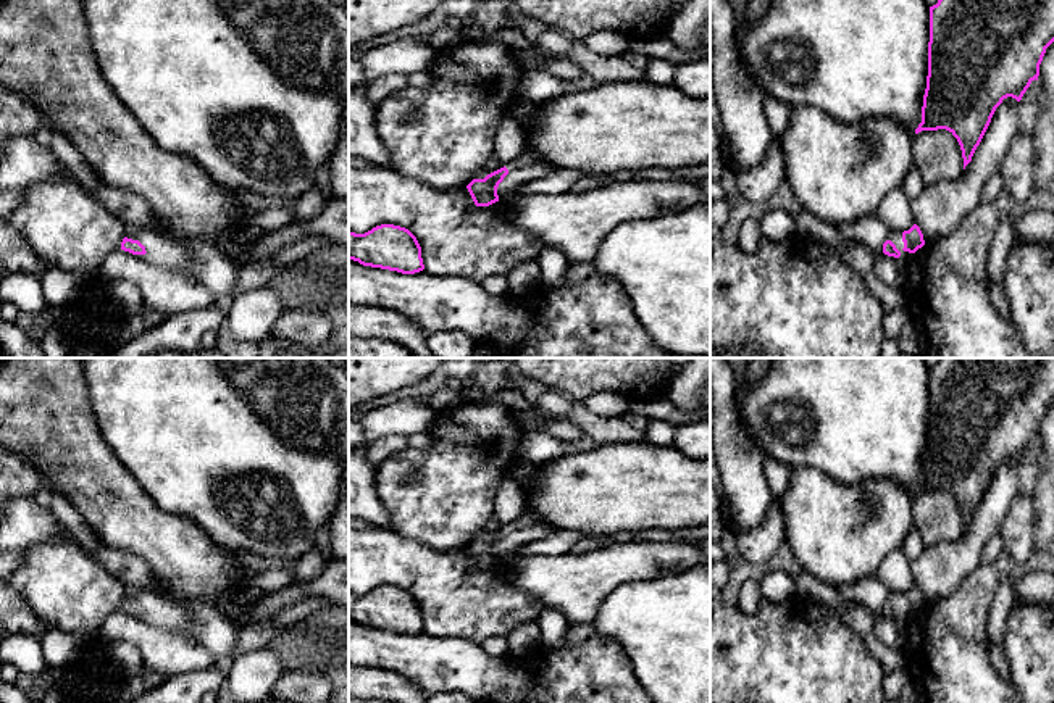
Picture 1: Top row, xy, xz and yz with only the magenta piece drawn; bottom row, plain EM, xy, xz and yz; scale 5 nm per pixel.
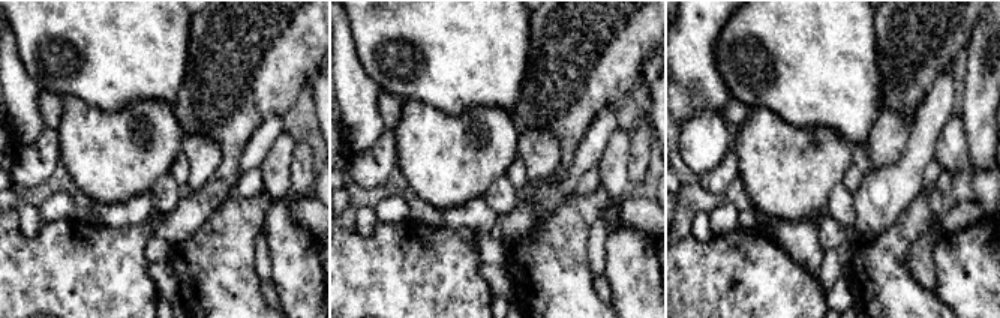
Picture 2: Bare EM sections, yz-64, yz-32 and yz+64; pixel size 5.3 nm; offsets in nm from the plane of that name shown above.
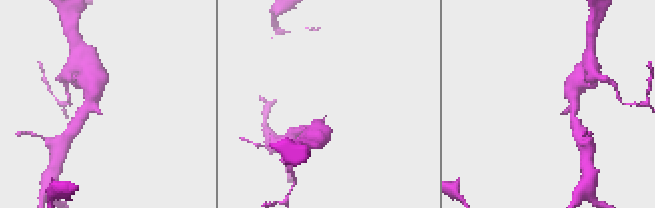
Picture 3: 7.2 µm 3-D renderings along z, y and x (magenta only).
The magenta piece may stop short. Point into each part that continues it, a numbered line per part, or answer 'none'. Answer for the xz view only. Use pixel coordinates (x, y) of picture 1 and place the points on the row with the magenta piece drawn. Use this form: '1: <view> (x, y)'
1: xz (528, 166)

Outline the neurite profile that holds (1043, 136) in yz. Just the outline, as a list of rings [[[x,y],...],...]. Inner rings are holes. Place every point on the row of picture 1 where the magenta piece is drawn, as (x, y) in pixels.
[[[1054,42],[1046,48],[1038,76],[1039,113],[1033,131],[1035,185],[1048,185],[1054,176]]]

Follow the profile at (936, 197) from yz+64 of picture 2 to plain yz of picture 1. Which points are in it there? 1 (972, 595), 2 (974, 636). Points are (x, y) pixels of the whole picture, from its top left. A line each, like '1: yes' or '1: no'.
1: no
2: no

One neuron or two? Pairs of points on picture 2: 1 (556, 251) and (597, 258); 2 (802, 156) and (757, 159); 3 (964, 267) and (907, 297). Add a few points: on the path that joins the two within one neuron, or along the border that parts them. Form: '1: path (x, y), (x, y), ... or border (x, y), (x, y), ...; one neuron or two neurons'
1: border (595, 222), (588, 242), (588, 263), (592, 275); two neurons
2: path (792, 159), (768, 159); one neuron
3: border (933, 291), (943, 302); two neurons

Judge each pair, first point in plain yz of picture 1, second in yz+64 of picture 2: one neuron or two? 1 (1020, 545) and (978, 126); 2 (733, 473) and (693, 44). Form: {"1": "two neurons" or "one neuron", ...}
{"1": "two neurons", "2": "two neurons"}

